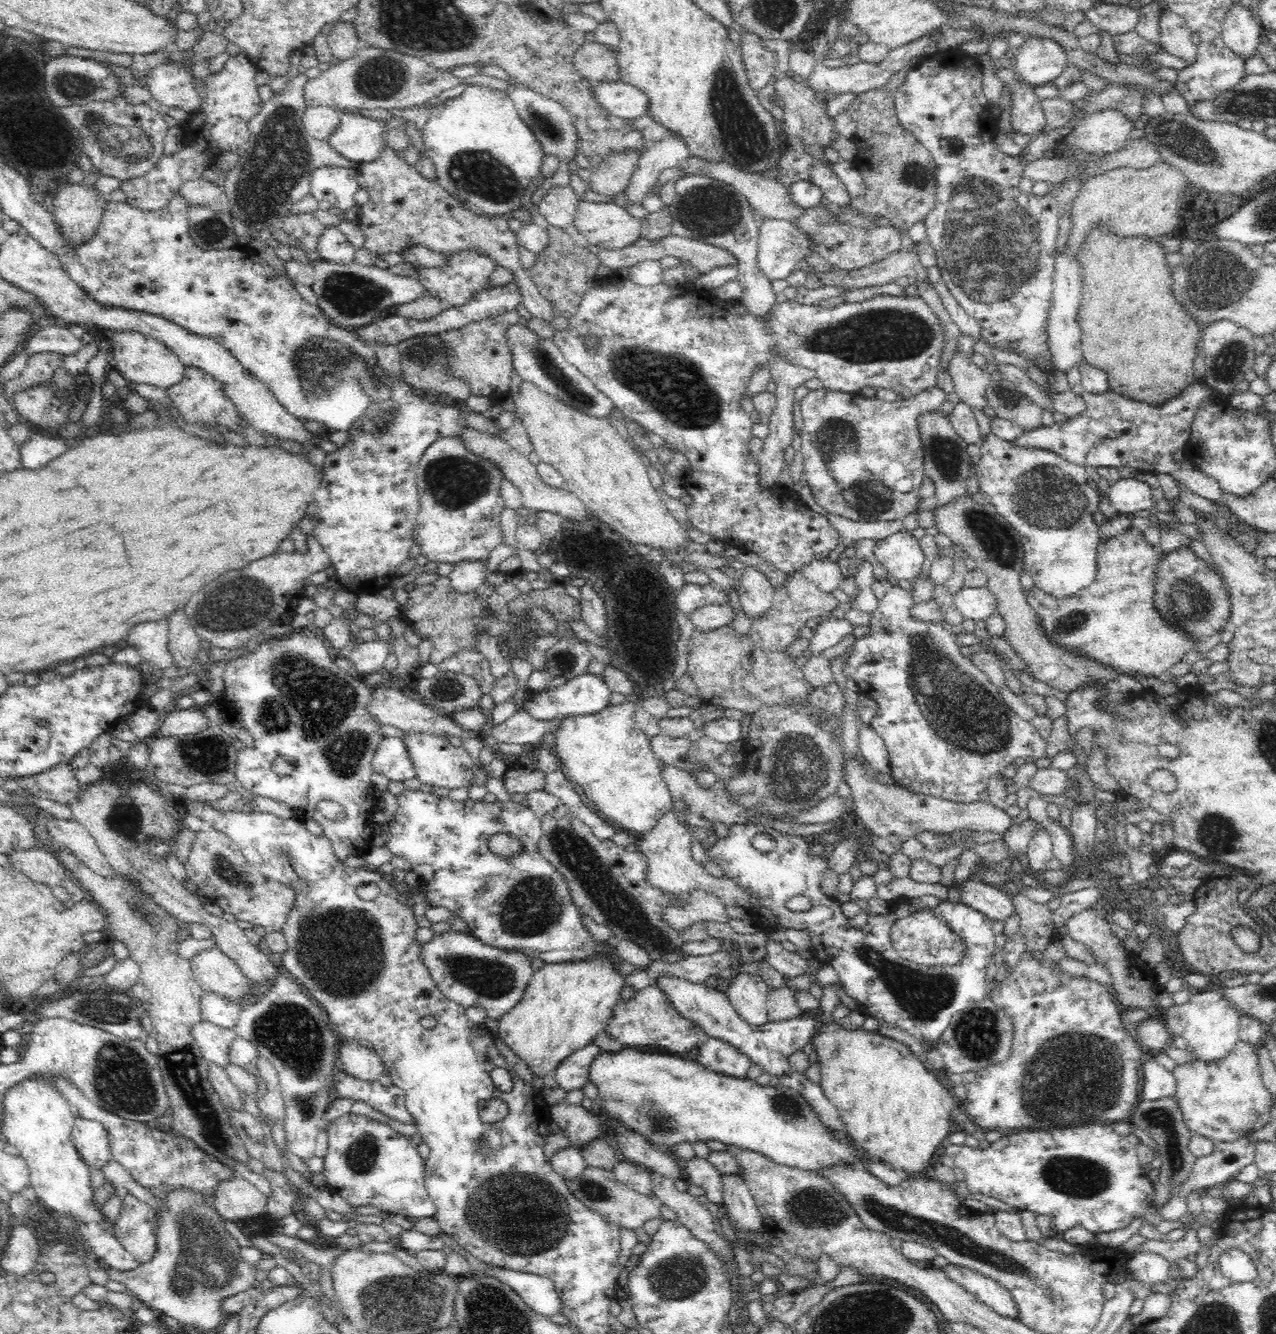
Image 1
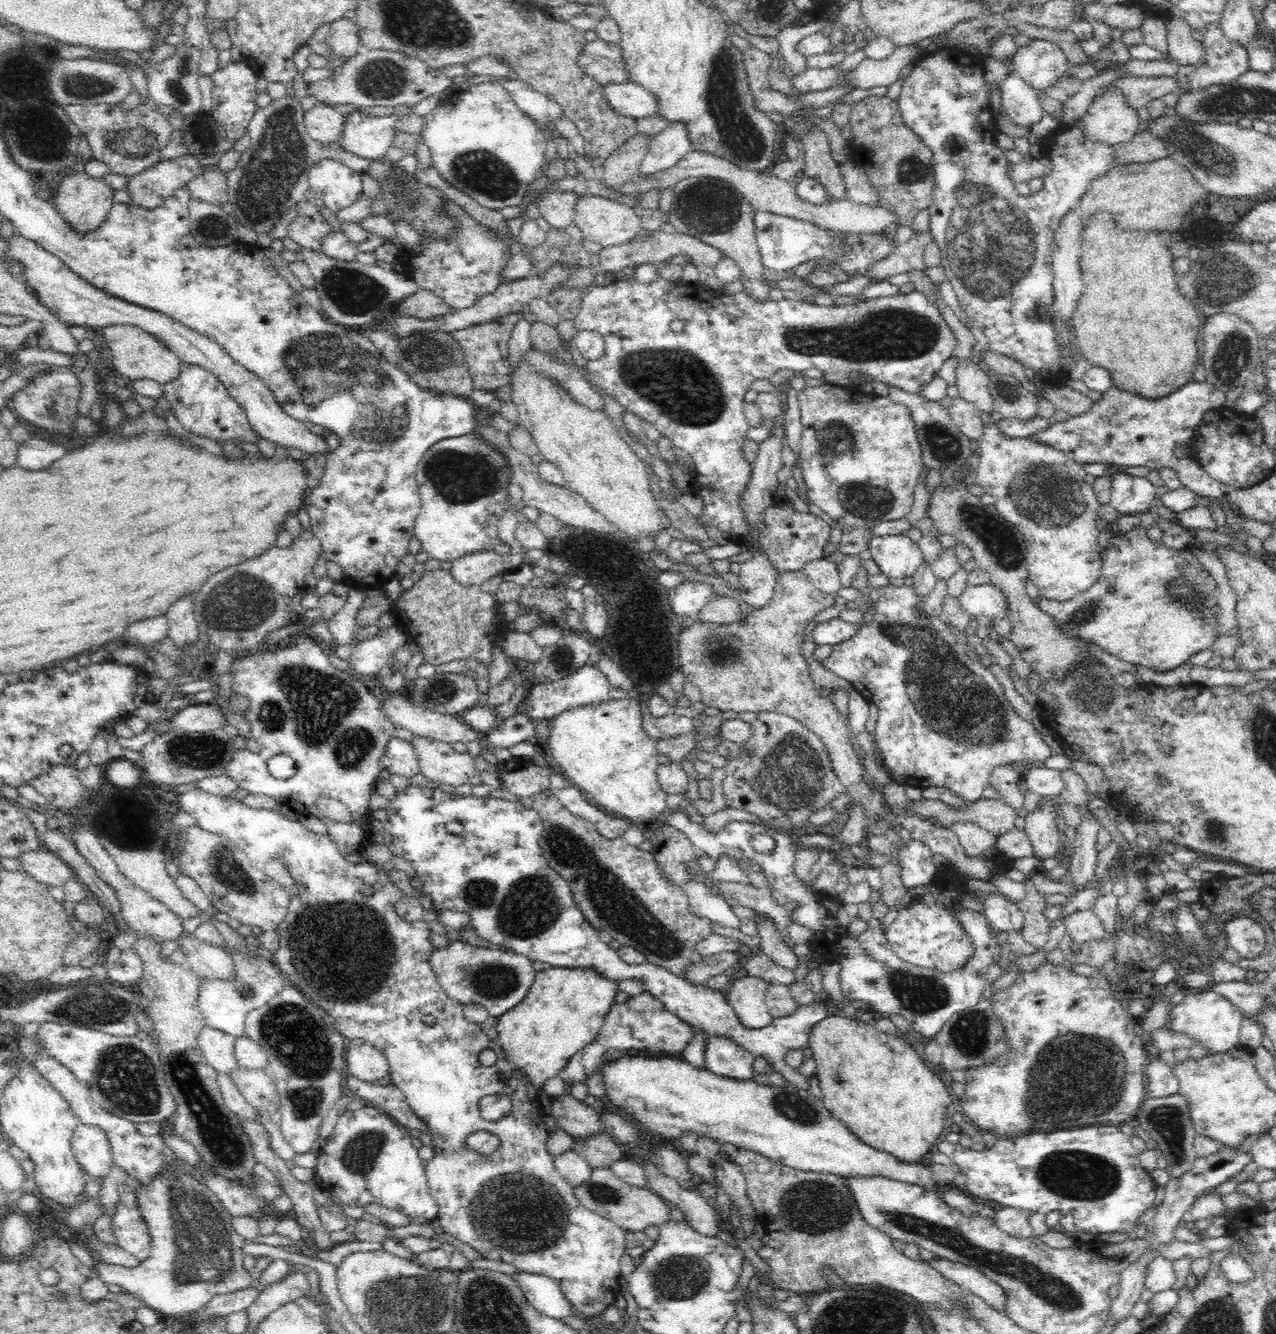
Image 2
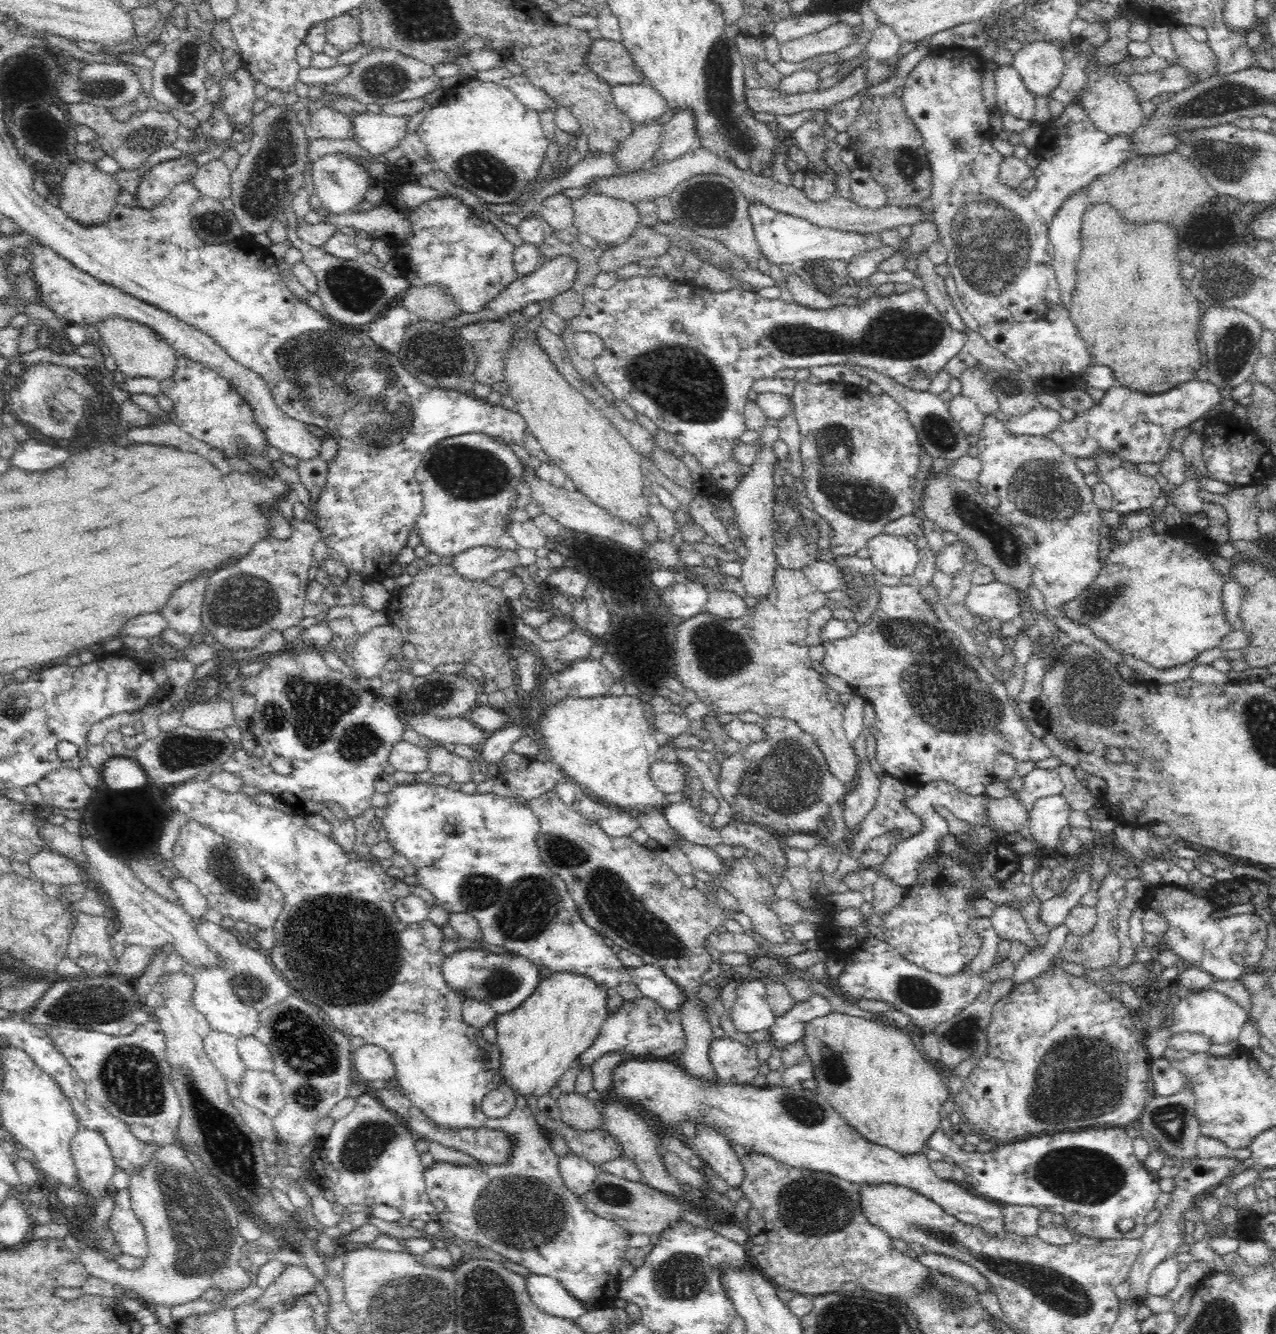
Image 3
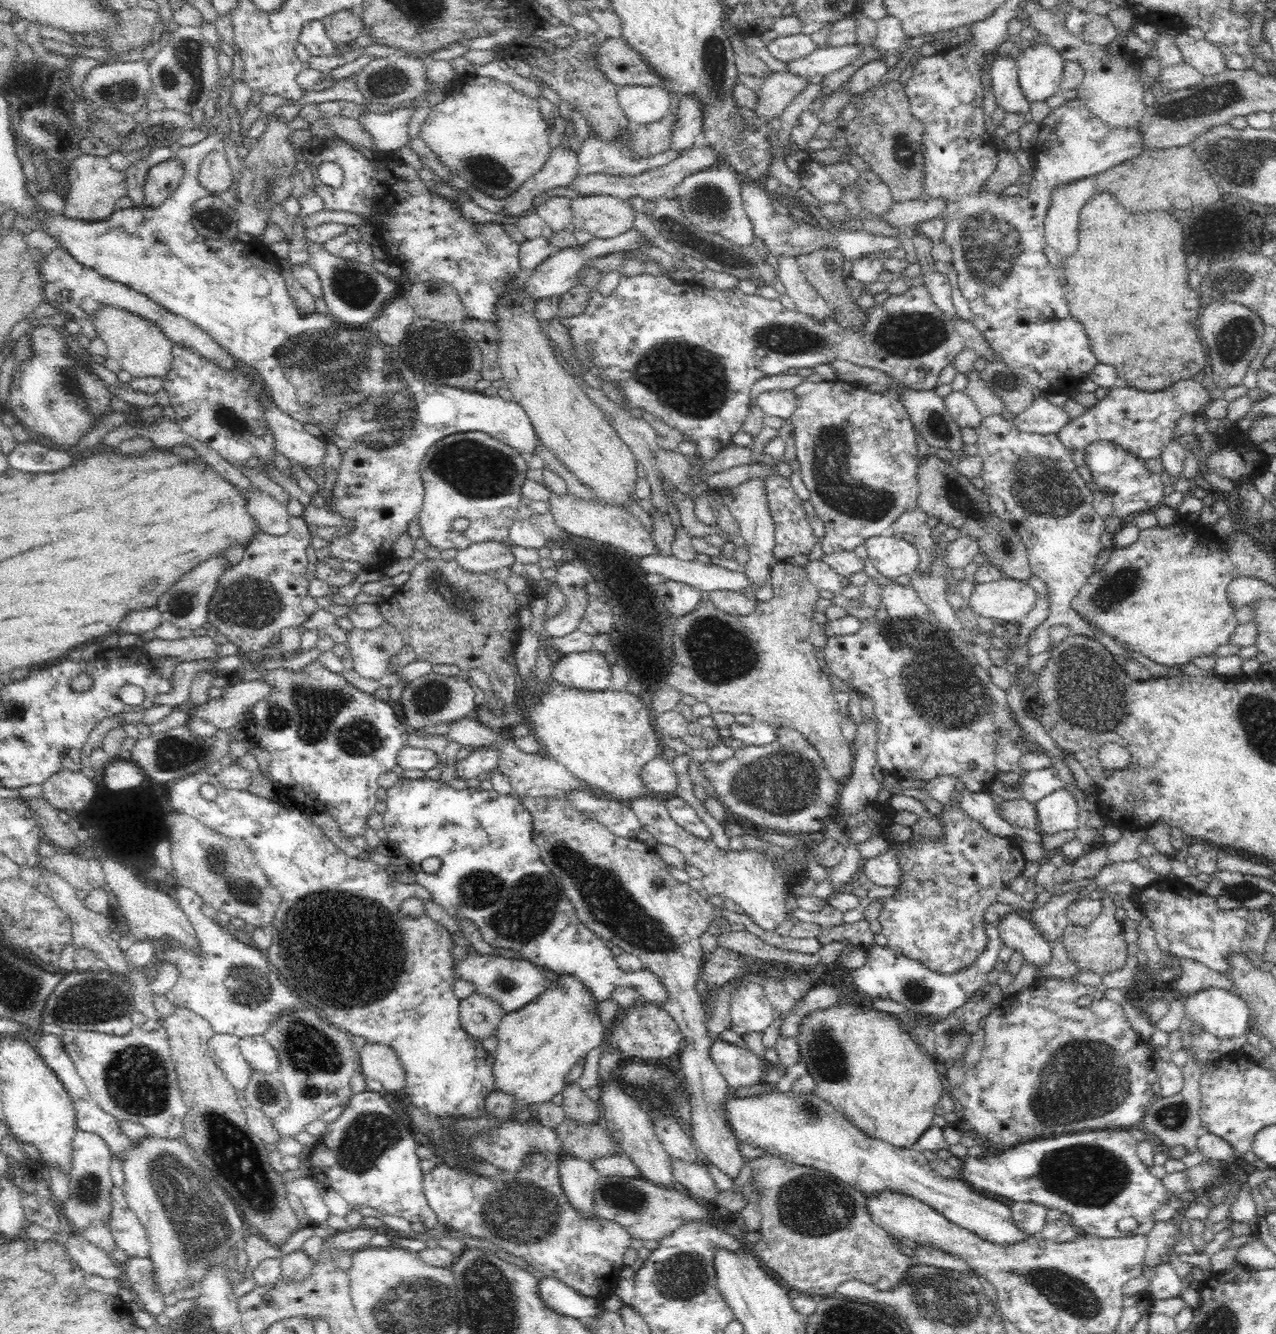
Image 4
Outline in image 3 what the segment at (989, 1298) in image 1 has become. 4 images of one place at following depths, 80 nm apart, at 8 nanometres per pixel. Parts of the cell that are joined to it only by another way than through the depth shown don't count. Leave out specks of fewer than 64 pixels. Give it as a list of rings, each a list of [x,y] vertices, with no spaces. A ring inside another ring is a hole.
[[[933,1252],[920,1254],[920,1256],[917,1256],[917,1259],[924,1266],[932,1270],[937,1270],[946,1275],[952,1275],[954,1279],[976,1287],[978,1293],[986,1292],[989,1287],[992,1287],[989,1286],[989,1280],[983,1274],[980,1274],[977,1268],[961,1260]]]

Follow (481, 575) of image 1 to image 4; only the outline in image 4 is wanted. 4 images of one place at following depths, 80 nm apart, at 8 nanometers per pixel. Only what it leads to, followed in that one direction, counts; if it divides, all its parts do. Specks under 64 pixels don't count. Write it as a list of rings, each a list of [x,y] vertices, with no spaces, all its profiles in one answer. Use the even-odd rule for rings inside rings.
[[[486,541],[459,550],[455,559],[464,570],[490,574],[501,566],[510,567],[515,556],[505,543]]]

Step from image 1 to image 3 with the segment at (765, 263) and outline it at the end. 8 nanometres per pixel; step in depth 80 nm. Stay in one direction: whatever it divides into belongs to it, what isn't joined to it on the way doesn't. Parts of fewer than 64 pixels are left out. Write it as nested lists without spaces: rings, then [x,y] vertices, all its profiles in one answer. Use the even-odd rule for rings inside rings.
[[[750,201],[747,209],[753,224],[755,239],[770,264],[778,264],[780,266],[782,264],[794,264],[798,260],[806,262],[814,259],[825,260],[826,258],[842,260],[848,263],[851,258],[862,252],[868,252],[868,250],[874,250],[874,248],[880,248],[880,246],[885,245],[877,233],[860,234],[834,230],[834,228],[820,228],[820,226],[816,226],[803,218],[776,212],[772,208],[768,208],[766,204],[758,201]]]

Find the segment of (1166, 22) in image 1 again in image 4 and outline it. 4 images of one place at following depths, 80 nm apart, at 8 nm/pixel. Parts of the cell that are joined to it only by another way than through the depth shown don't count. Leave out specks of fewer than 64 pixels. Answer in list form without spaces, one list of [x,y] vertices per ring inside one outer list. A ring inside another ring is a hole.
[[[1185,32],[1175,36],[1174,41],[1182,51],[1184,62],[1196,68],[1205,77],[1220,74],[1227,69],[1224,53],[1205,39],[1194,40]]]

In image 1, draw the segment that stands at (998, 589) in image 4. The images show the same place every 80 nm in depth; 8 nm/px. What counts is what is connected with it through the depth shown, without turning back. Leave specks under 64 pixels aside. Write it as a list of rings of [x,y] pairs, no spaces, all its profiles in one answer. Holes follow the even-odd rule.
[[[964,587],[952,595],[952,604],[961,612],[965,619],[972,618],[975,622],[985,621],[990,614],[998,612],[996,598],[988,587]]]

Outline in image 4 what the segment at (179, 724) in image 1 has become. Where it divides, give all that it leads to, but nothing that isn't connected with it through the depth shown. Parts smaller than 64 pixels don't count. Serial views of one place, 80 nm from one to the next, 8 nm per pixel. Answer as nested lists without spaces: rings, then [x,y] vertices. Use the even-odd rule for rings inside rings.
[[[264,679],[229,684],[219,699],[208,700],[188,711],[188,719],[204,719],[220,730],[248,721],[244,714],[258,700],[266,698],[272,685]]]

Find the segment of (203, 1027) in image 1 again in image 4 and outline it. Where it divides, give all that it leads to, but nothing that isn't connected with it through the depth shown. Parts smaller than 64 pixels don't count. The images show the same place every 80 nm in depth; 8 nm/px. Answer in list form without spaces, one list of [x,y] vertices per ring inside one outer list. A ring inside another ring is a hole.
[[[214,1034],[208,1040],[208,1048],[227,1081],[243,1092],[253,1070],[242,1056],[240,1040],[240,1037],[230,1034]]]

